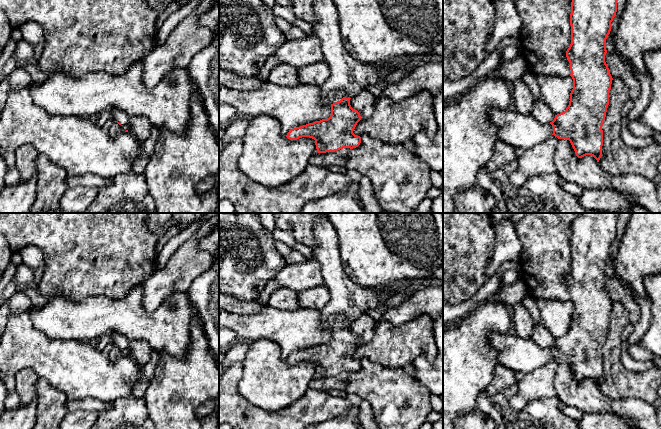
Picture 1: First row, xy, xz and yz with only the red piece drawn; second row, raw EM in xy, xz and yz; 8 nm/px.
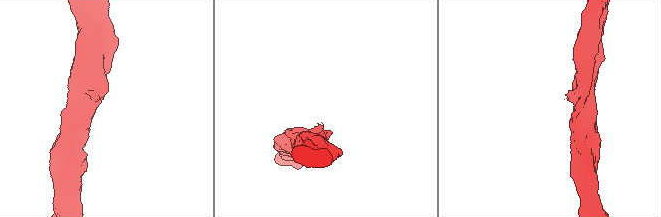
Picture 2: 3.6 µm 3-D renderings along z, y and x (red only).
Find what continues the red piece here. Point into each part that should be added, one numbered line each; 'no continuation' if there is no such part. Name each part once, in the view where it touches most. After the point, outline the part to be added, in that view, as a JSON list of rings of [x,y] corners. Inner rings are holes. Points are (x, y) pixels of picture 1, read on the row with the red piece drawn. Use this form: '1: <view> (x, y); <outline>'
1: xz (348, 76); [[[314,0],[314,12],[317,22],[313,26],[312,35],[320,40],[323,61],[330,69],[330,76],[321,87],[327,103],[333,104],[343,97],[352,98],[394,69],[395,62],[362,63],[347,52],[341,37],[337,9],[332,0]]]

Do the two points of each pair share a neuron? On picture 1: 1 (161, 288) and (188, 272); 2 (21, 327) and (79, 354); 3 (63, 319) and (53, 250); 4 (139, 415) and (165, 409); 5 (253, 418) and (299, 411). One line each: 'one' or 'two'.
1: one
2: one
3: two
4: two
5: one

